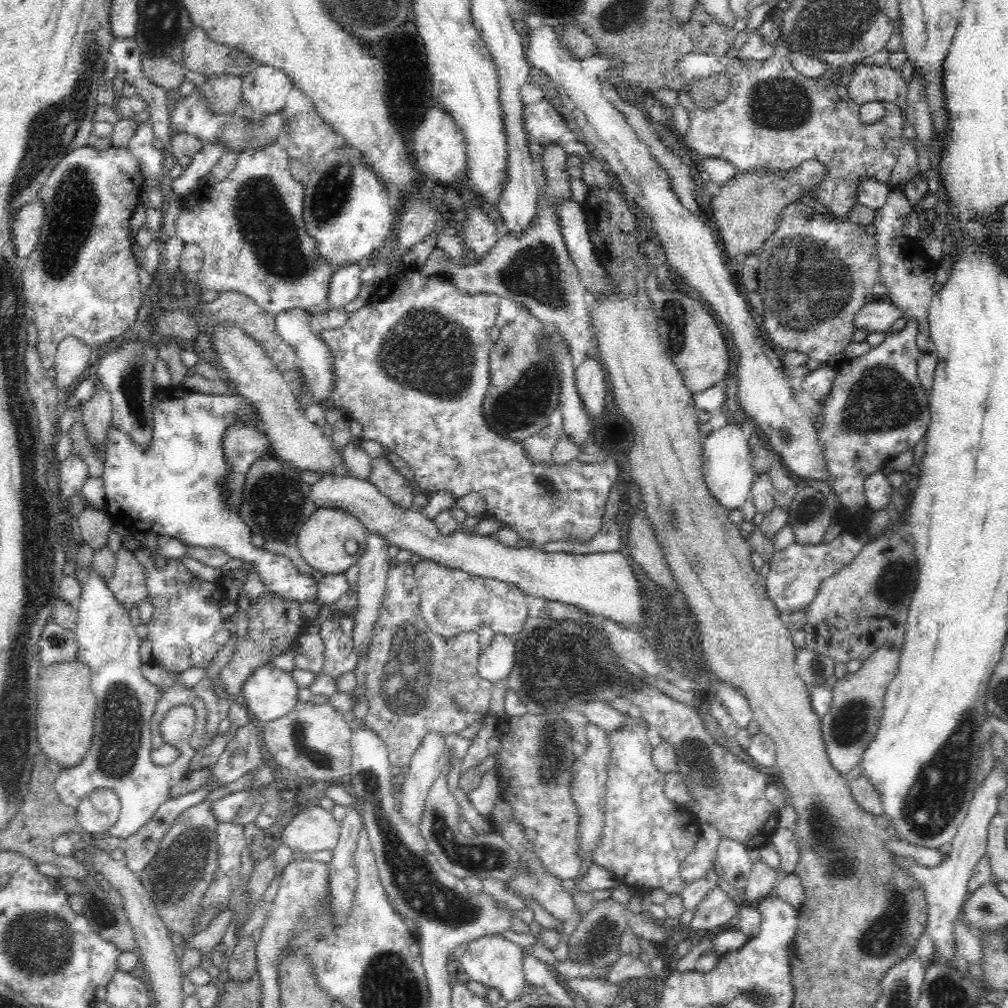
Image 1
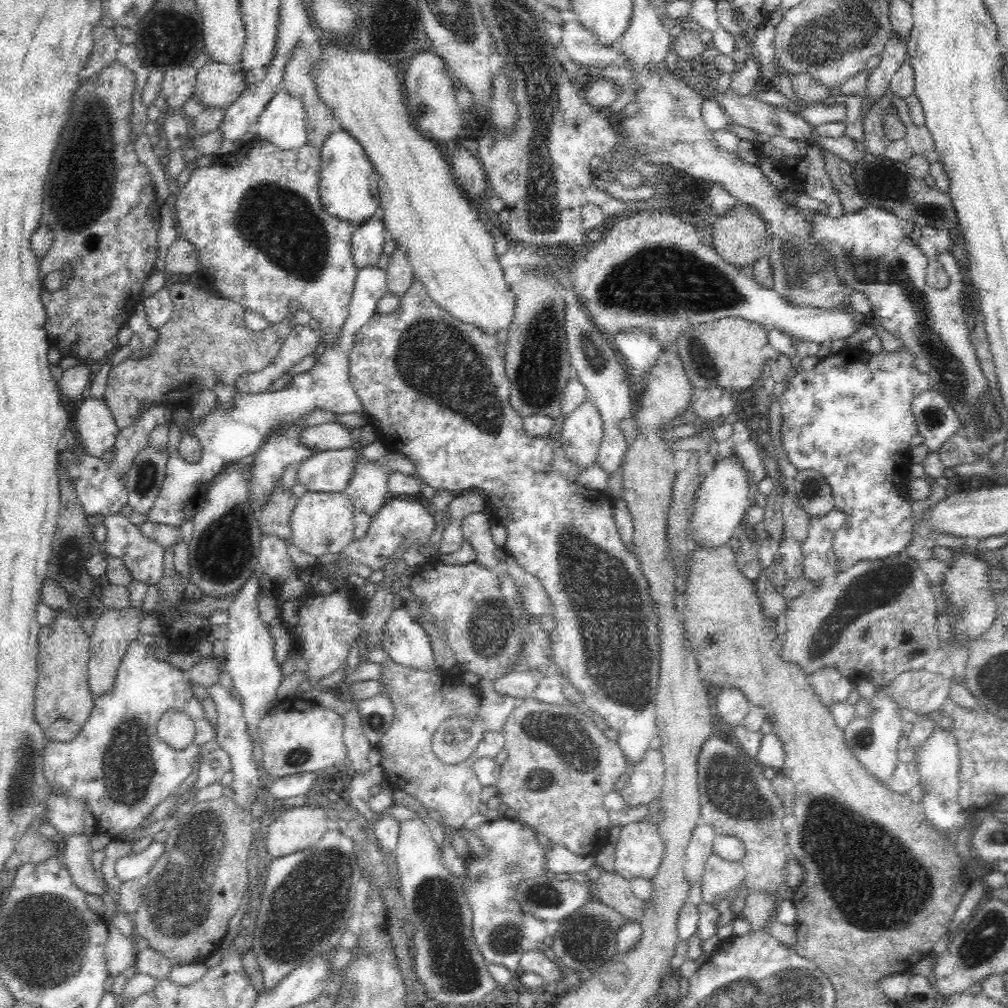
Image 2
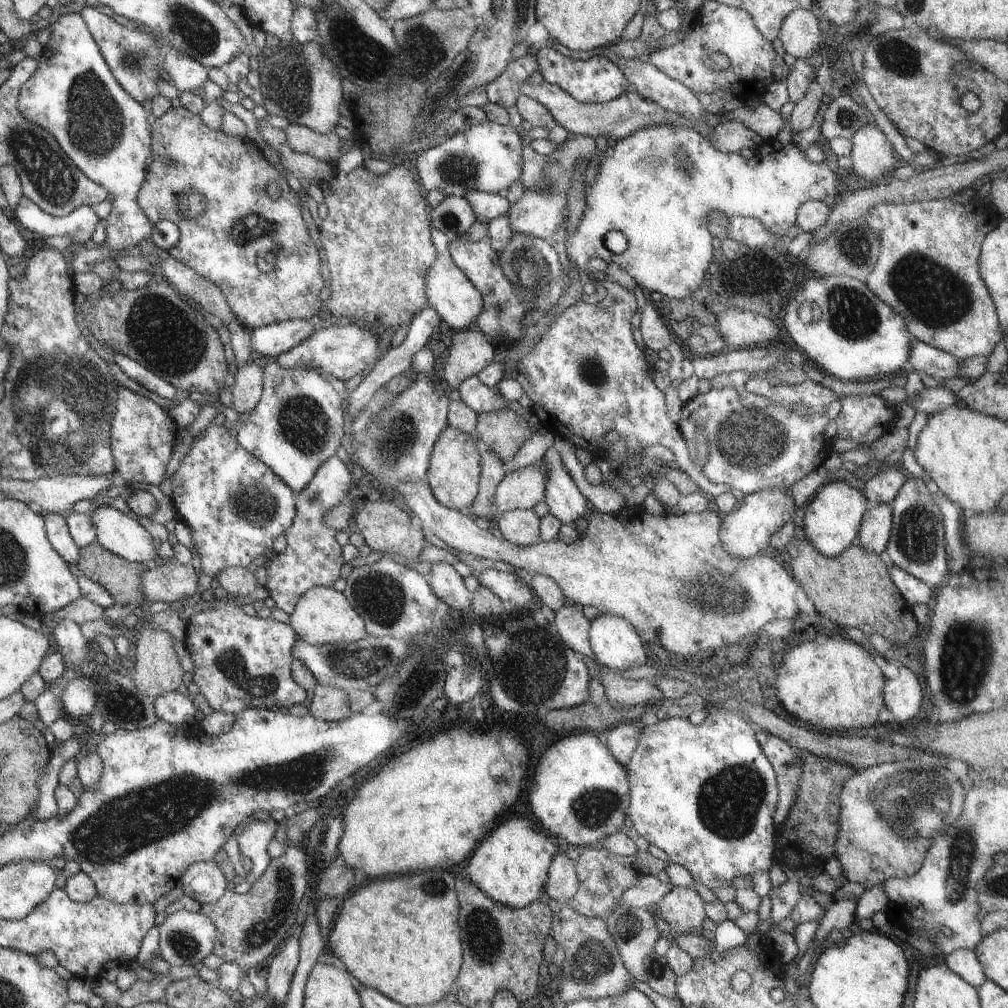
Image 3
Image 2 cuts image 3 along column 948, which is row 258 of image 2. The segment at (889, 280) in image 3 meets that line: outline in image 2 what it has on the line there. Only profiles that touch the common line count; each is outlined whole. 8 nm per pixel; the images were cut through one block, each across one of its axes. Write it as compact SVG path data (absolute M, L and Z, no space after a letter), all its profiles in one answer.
M254 138L250 144L242 144L232 156L200 162L198 170L192 172L186 186L178 192L174 206L176 206L176 218L178 218L176 228L182 232L182 238L194 242L202 270L210 272L214 276L214 292L212 294L226 298L226 300L234 300L248 312L262 314L262 318L266 318L272 326L288 318L290 302L298 302L298 306L306 314L310 314L314 320L318 320L318 324L320 324L318 334L322 336L322 342L328 348L338 342L338 336L350 314L350 302L352 302L352 294L354 294L354 286L356 286L356 278L358 278L360 270L354 266L354 258L352 258L352 232L356 228L348 222L332 218L320 204L320 170L322 170L322 150L318 150L316 146L302 146L300 150L278 150L272 142Z

